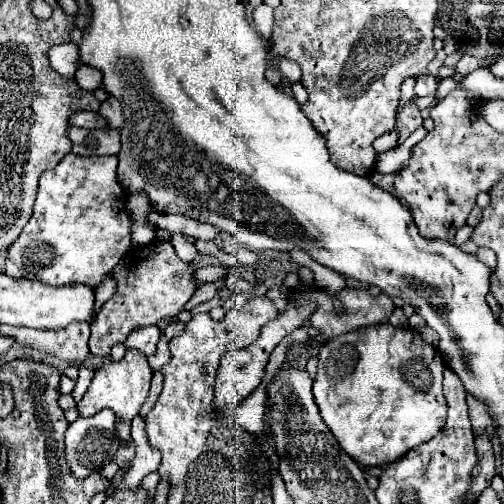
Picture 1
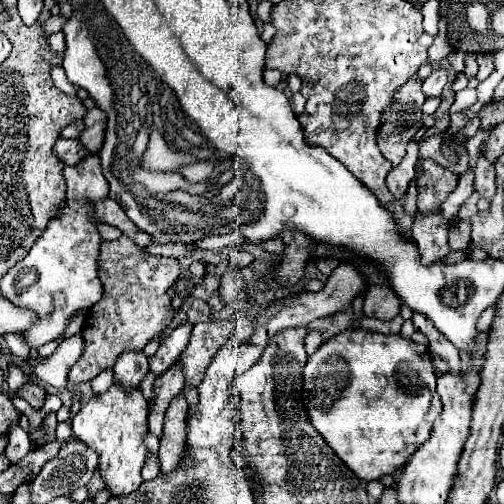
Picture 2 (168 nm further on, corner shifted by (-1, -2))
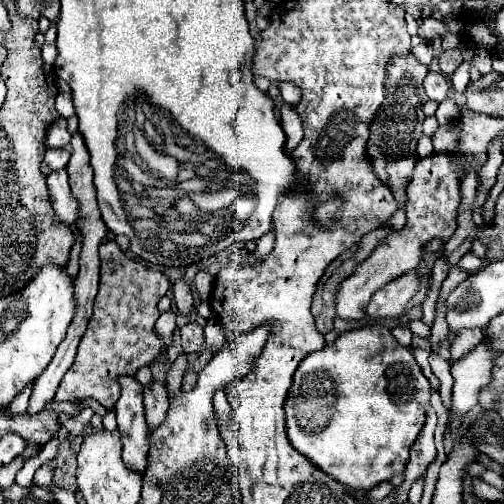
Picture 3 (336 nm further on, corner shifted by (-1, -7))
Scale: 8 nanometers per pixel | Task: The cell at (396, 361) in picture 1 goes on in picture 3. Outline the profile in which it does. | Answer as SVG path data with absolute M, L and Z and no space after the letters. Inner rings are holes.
M369 325L369 327L361 327L361 329L353 329L353 331L345 331L341 335L337 335L337 339L331 343L331 345L325 345L321 351L315 351L311 355L307 355L295 375L293 375L293 385L287 393L287 399L285 399L285 429L287 429L287 437L289 441L293 443L293 447L305 455L315 467L319 467L321 471L329 473L335 481L343 483L345 487L351 487L351 489L361 489L361 491L369 491L373 489L375 485L383 483L383 481L389 481L393 475L397 473L403 473L405 471L405 465L409 461L409 447L413 445L413 441L417 439L423 423L425 423L425 407L429 407L429 381L427 377L421 373L421 367L417 365L411 349L399 345L395 341L395 337L391 335L391 331L383 325Z

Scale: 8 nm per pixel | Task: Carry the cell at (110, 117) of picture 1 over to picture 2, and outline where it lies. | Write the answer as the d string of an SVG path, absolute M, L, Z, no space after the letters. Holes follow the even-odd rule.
M97 106L87 110L81 142L85 142L85 146L89 146L91 154L99 154L103 140L105 140L105 126L107 126L107 114L103 110L99 110Z

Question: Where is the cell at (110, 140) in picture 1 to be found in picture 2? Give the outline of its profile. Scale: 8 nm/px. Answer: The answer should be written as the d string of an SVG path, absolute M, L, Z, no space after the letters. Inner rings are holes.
M59 138L55 144L55 152L69 166L75 166L89 156L89 150L81 144L79 138Z

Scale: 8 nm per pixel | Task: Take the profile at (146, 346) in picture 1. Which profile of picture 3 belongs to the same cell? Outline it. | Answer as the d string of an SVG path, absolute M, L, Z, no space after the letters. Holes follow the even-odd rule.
M121 377L121 397L115 405L119 433L123 441L123 461L135 471L143 473L147 467L147 437L149 427L145 423L143 387L135 377Z

